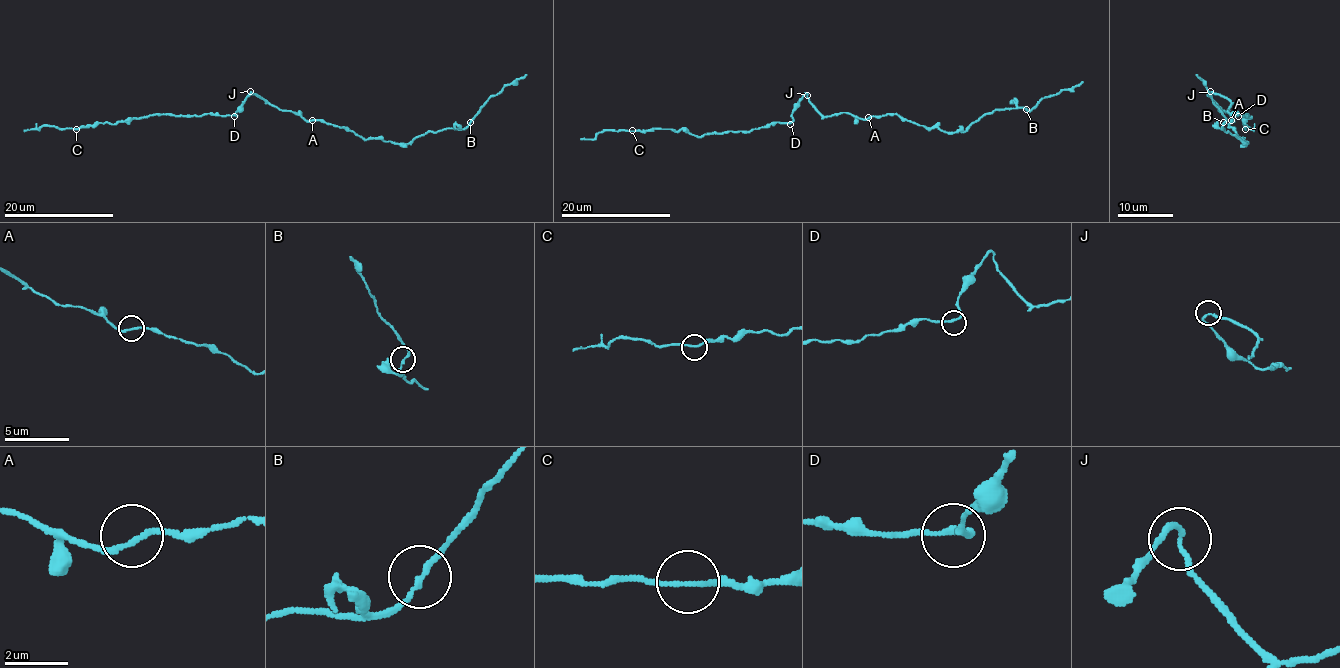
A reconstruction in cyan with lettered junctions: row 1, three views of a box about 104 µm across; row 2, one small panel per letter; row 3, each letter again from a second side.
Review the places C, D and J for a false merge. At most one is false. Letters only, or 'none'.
none

